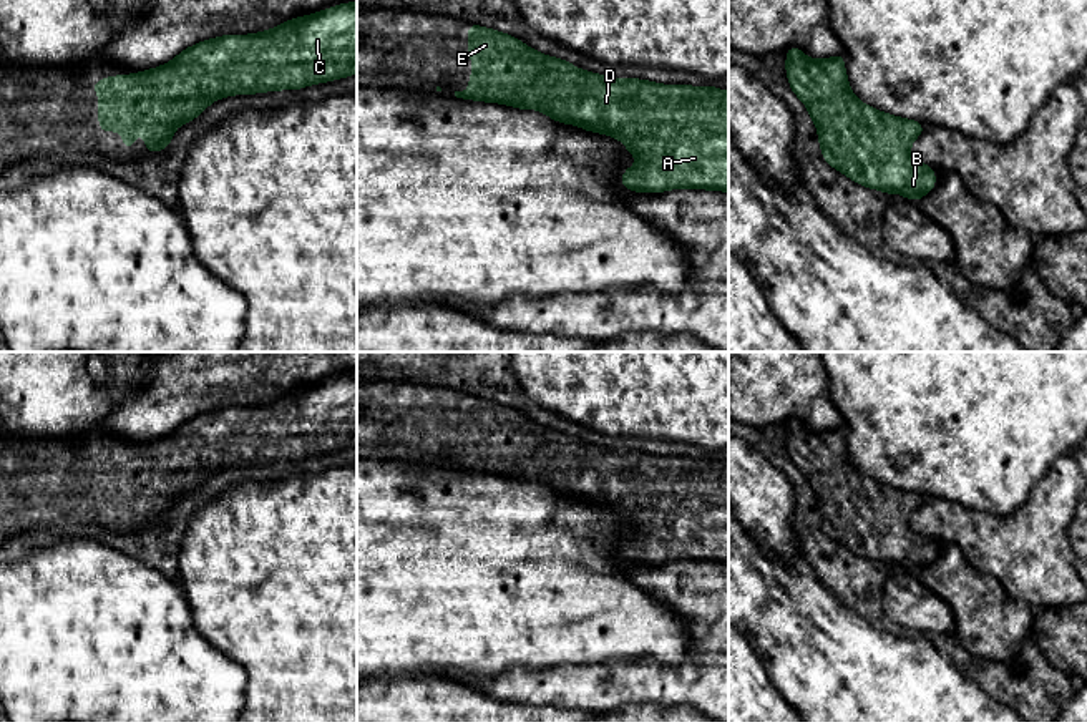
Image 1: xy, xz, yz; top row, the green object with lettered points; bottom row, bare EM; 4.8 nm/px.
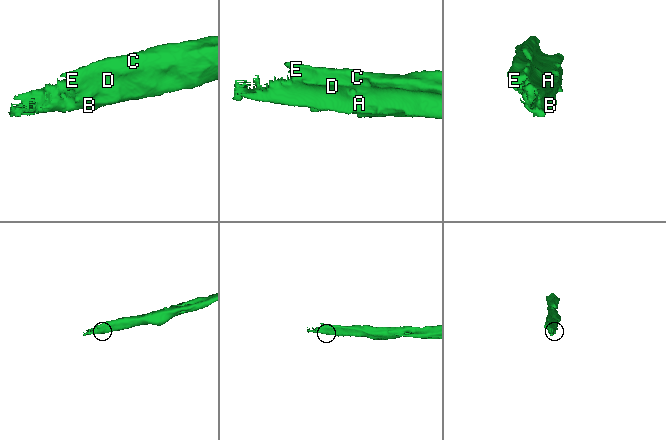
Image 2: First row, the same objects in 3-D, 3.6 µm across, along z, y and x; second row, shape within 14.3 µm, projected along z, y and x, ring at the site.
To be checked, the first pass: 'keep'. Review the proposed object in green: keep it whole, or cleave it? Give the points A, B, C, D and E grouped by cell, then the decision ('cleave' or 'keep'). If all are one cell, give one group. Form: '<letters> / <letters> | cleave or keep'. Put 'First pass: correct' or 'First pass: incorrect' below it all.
A B C D E | keep
First pass: correct

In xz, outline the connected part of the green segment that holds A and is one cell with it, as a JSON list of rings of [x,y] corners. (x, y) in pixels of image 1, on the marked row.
[[[468,25],[468,56],[473,60],[468,93],[451,88],[453,100],[538,110],[559,123],[617,138],[637,158],[637,164],[621,176],[629,191],[684,188],[729,193],[729,91],[602,76],[480,25]]]

